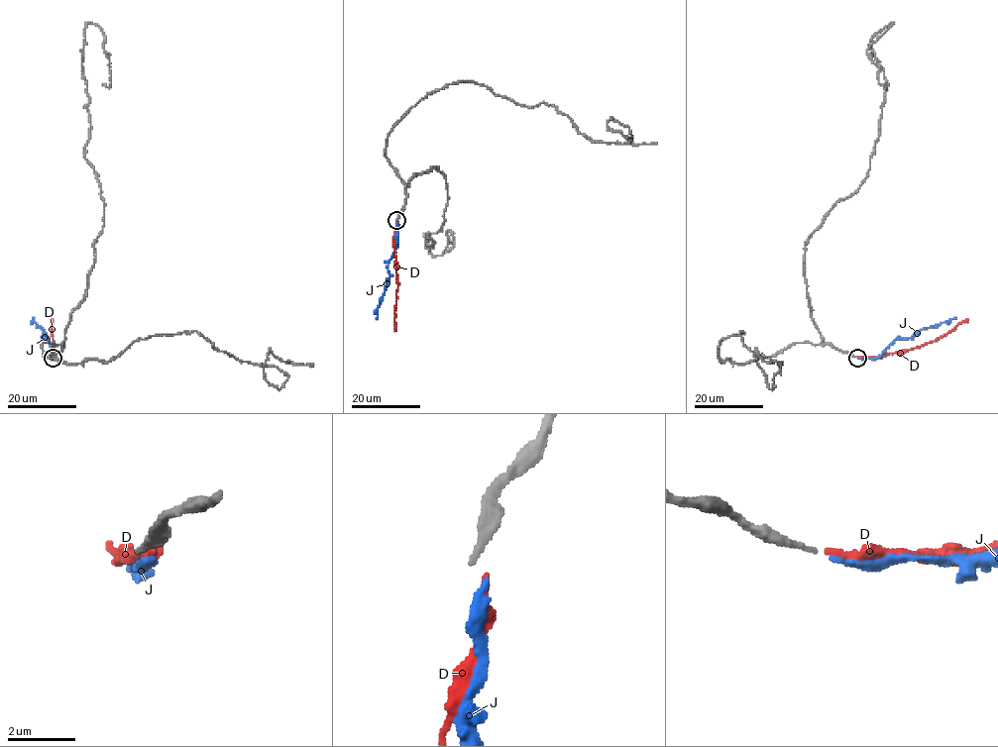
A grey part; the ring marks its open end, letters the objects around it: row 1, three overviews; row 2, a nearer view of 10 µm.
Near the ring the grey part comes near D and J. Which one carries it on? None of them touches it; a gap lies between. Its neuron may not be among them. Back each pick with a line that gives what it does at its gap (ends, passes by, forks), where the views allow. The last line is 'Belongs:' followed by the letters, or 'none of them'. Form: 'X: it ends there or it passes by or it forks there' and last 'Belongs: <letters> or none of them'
Belongs: none of them

